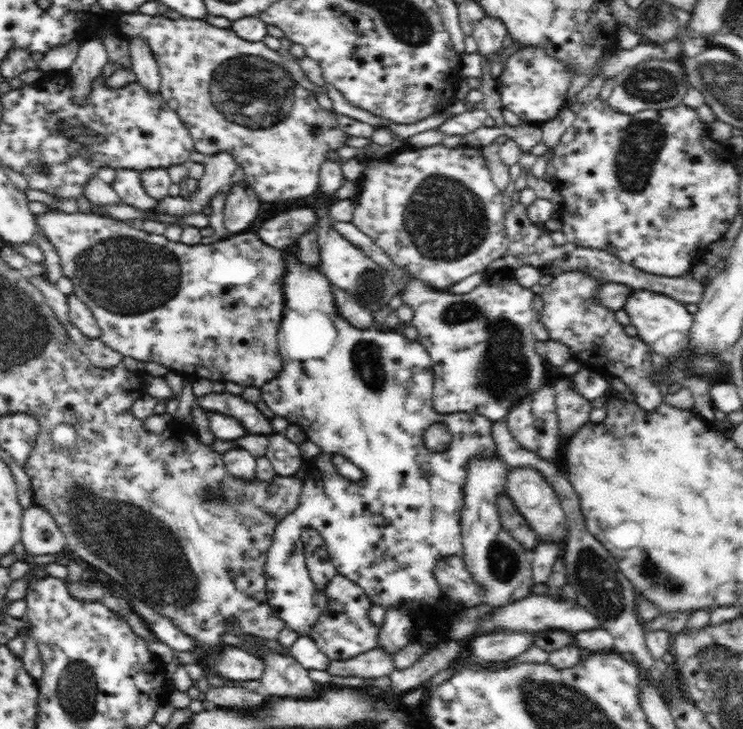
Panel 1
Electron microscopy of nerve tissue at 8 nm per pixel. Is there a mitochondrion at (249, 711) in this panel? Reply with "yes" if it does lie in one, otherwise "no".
no

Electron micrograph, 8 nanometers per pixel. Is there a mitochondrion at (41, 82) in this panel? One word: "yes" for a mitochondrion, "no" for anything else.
no

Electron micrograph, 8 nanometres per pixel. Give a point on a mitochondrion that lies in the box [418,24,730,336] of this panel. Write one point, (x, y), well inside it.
(642, 144)

